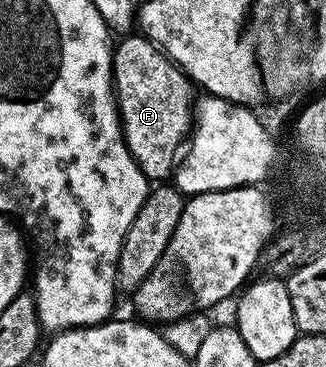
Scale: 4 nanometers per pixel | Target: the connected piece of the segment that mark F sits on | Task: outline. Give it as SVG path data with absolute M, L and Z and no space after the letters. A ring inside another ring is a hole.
M128 35L117 40L112 50L112 84L130 155L149 182L160 183L171 178L178 154L194 124L192 78L153 41L143 35Z

